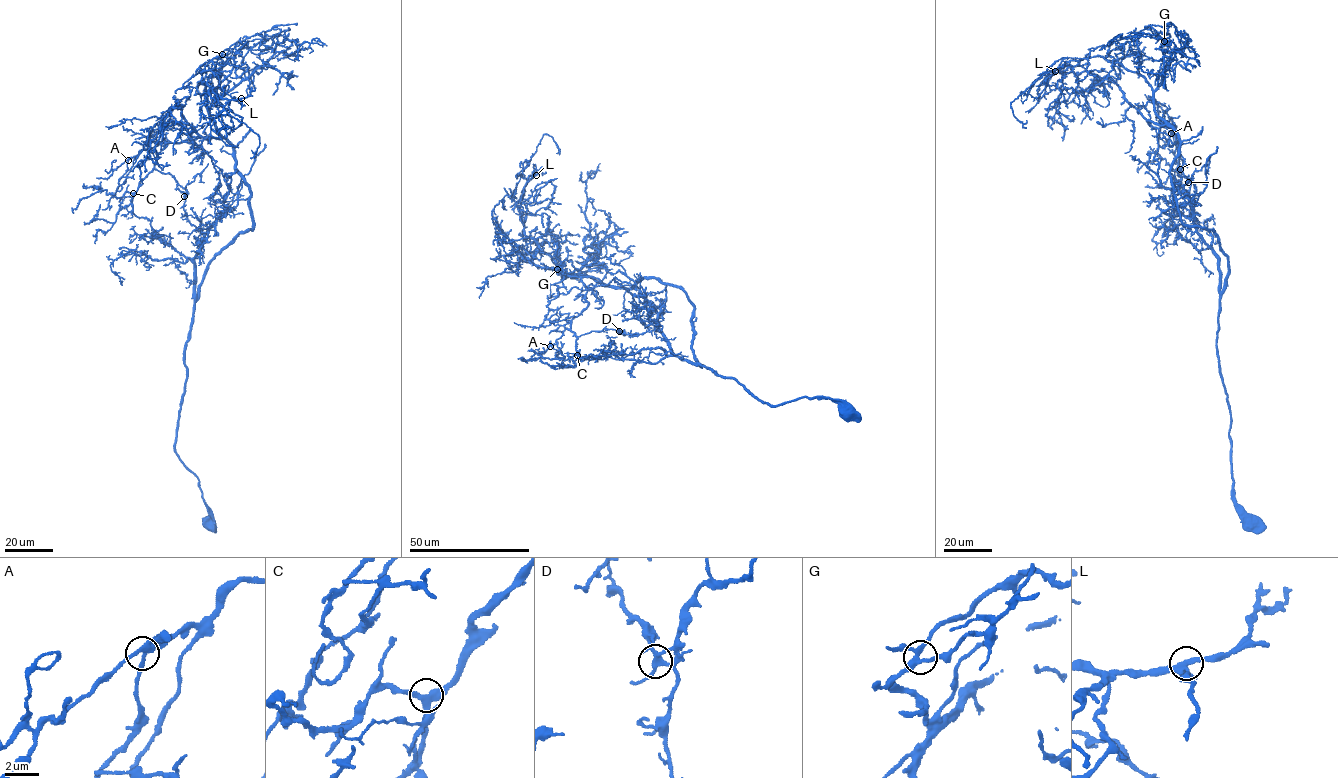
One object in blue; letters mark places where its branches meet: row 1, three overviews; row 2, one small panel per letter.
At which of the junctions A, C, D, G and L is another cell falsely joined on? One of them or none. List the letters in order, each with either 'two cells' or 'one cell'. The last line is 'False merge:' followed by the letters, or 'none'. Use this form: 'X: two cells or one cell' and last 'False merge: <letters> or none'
A: one cell
C: one cell
D: one cell
G: one cell
L: one cell
False merge: none

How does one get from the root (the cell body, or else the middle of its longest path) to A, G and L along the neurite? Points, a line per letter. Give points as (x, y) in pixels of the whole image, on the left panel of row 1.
A: (210, 524), (198, 478), (175, 445), (203, 233), (187, 218), (175, 178), (154, 168), (165, 145), (128, 160)
G: (210, 524), (175, 439), (198, 286), (214, 254), (254, 229), (250, 187), (210, 114), (222, 54)
L: (210, 524), (175, 450), (185, 343), (208, 263), (254, 229), (250, 187), (202, 82), (216, 100), (241, 98)

